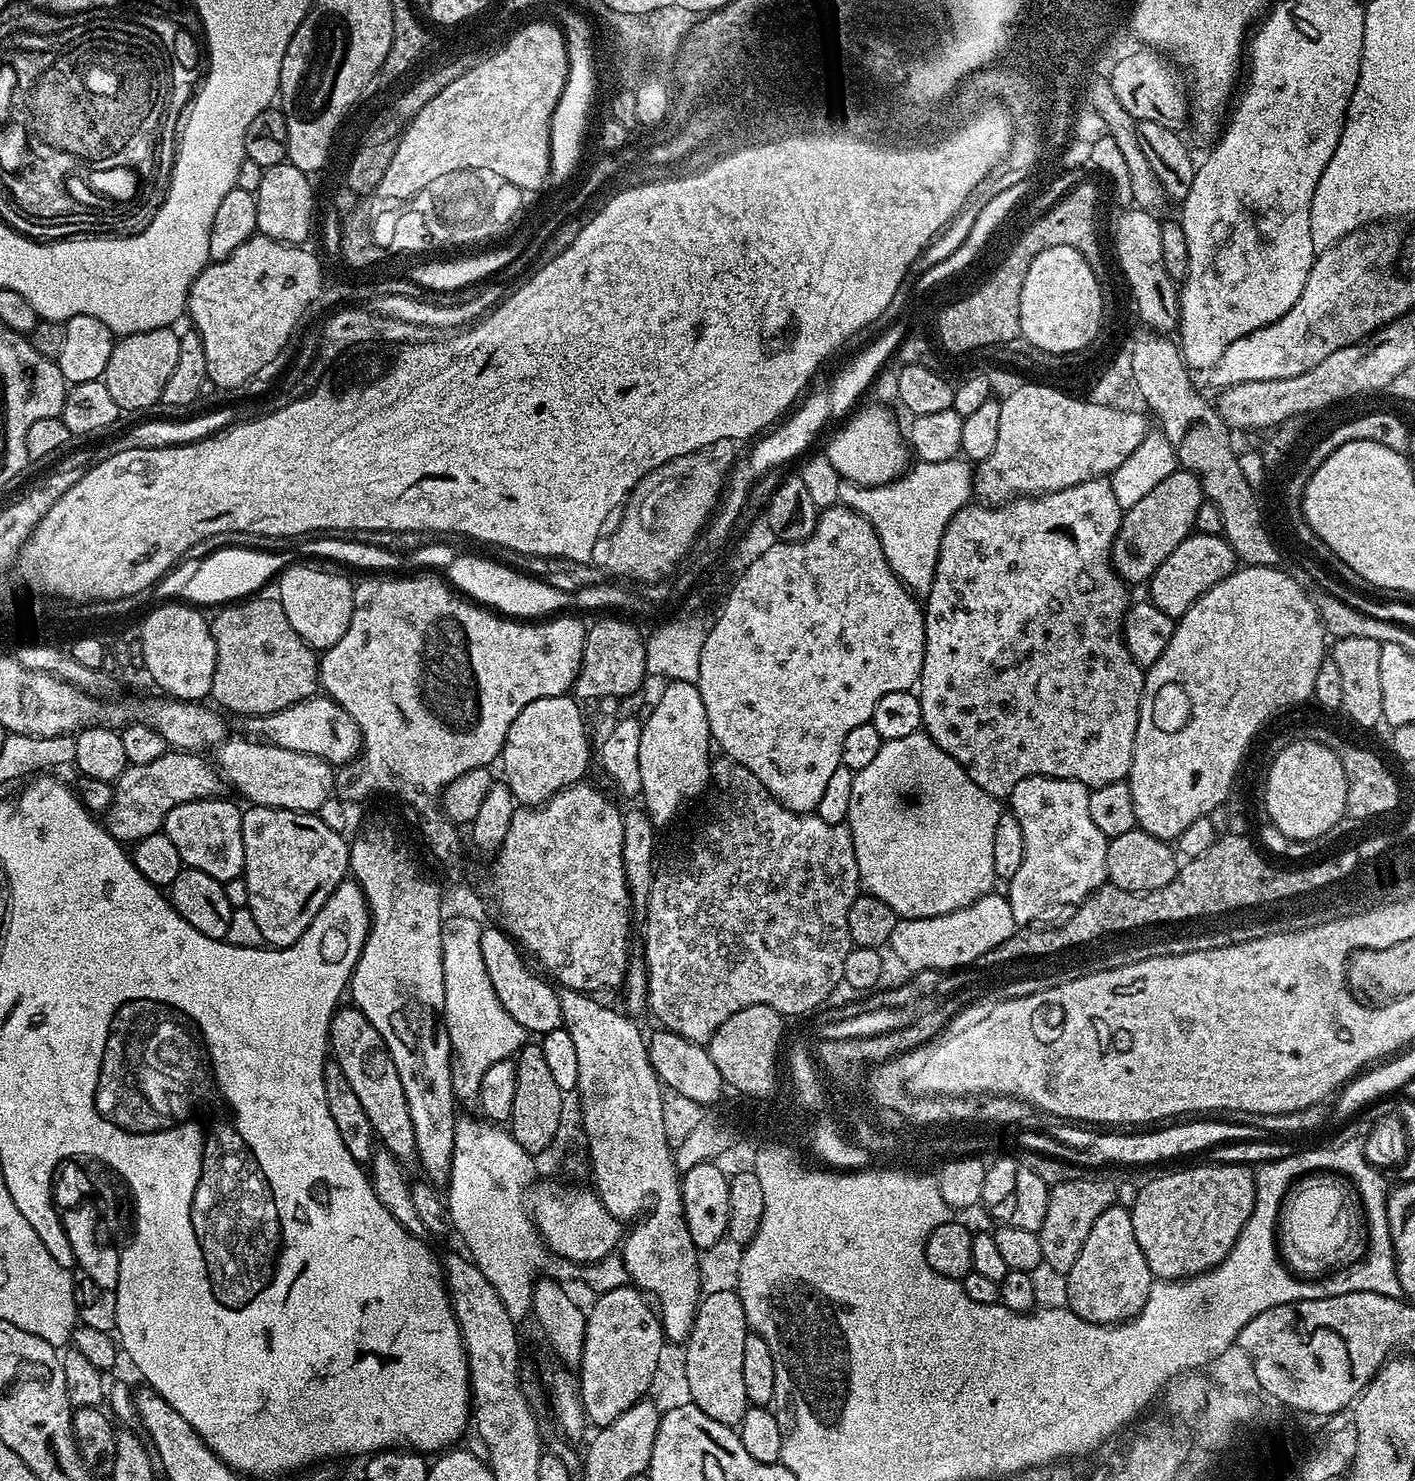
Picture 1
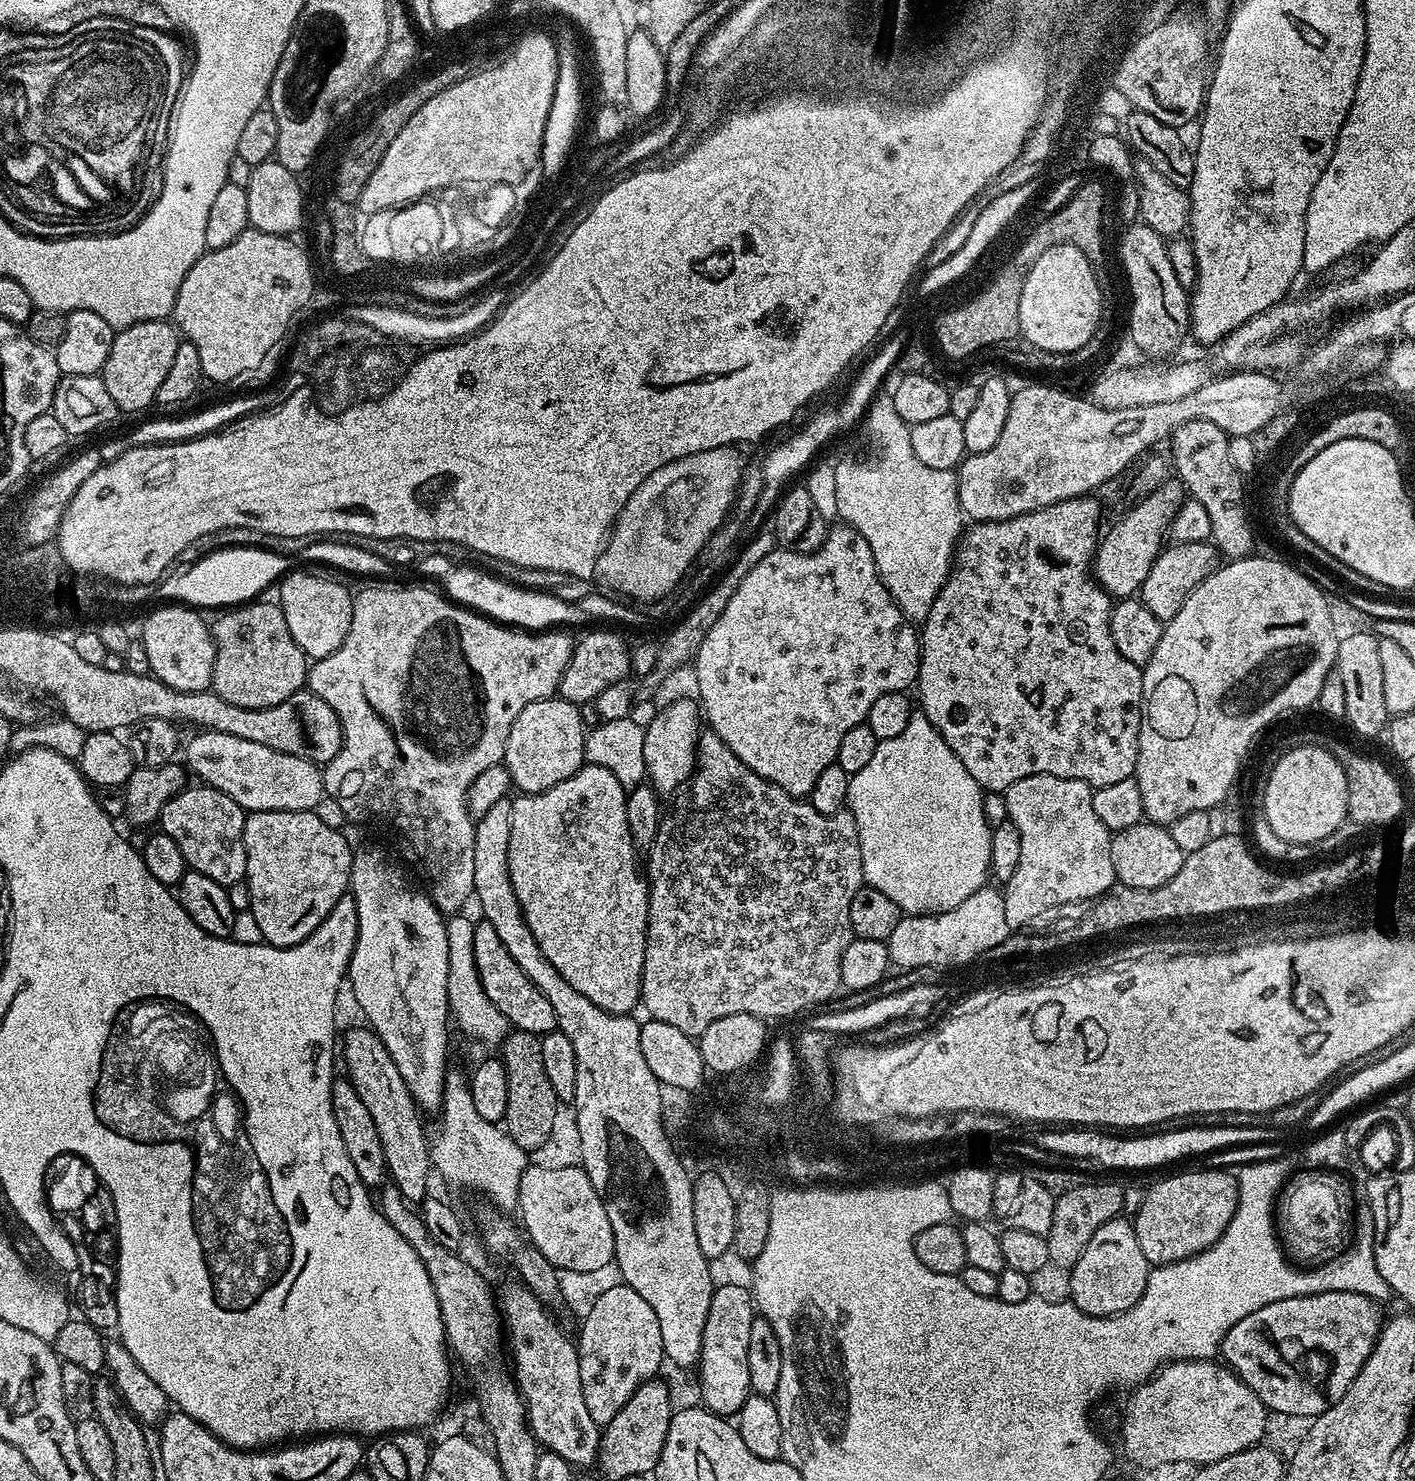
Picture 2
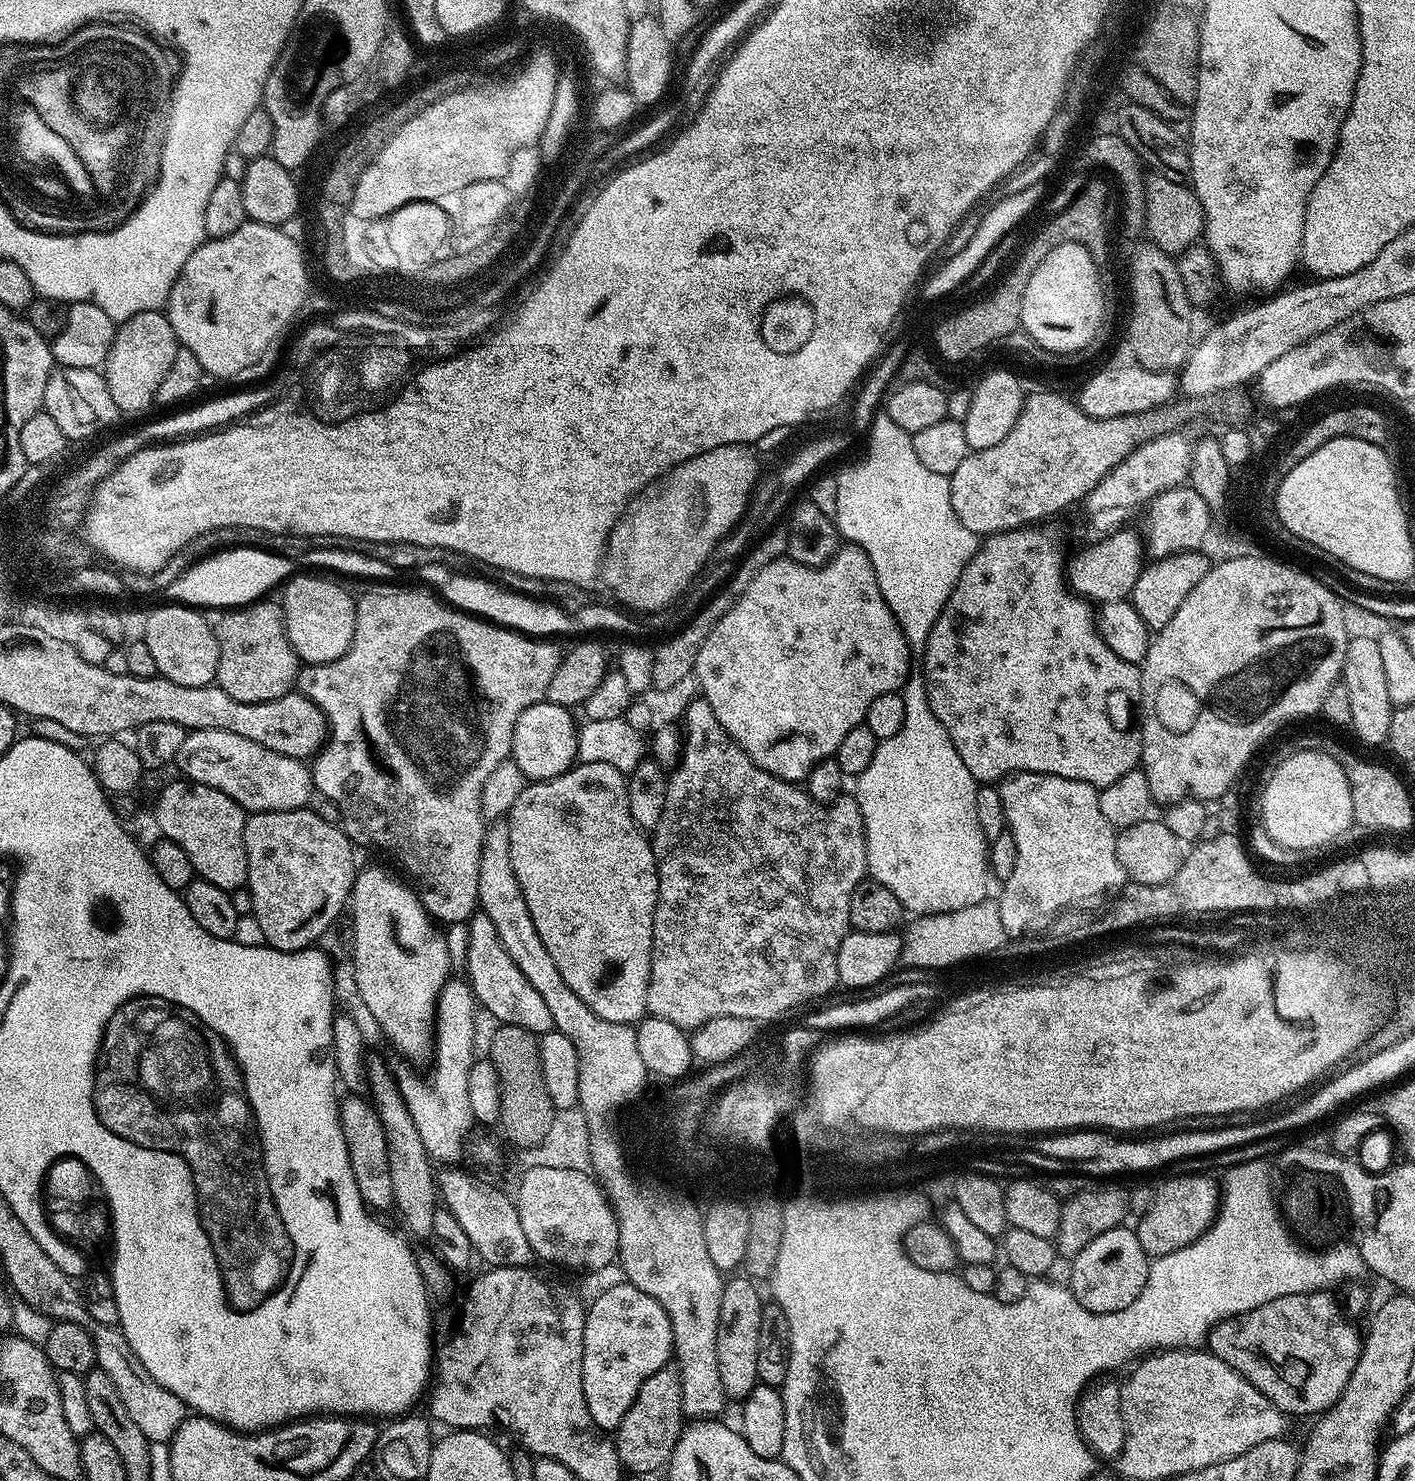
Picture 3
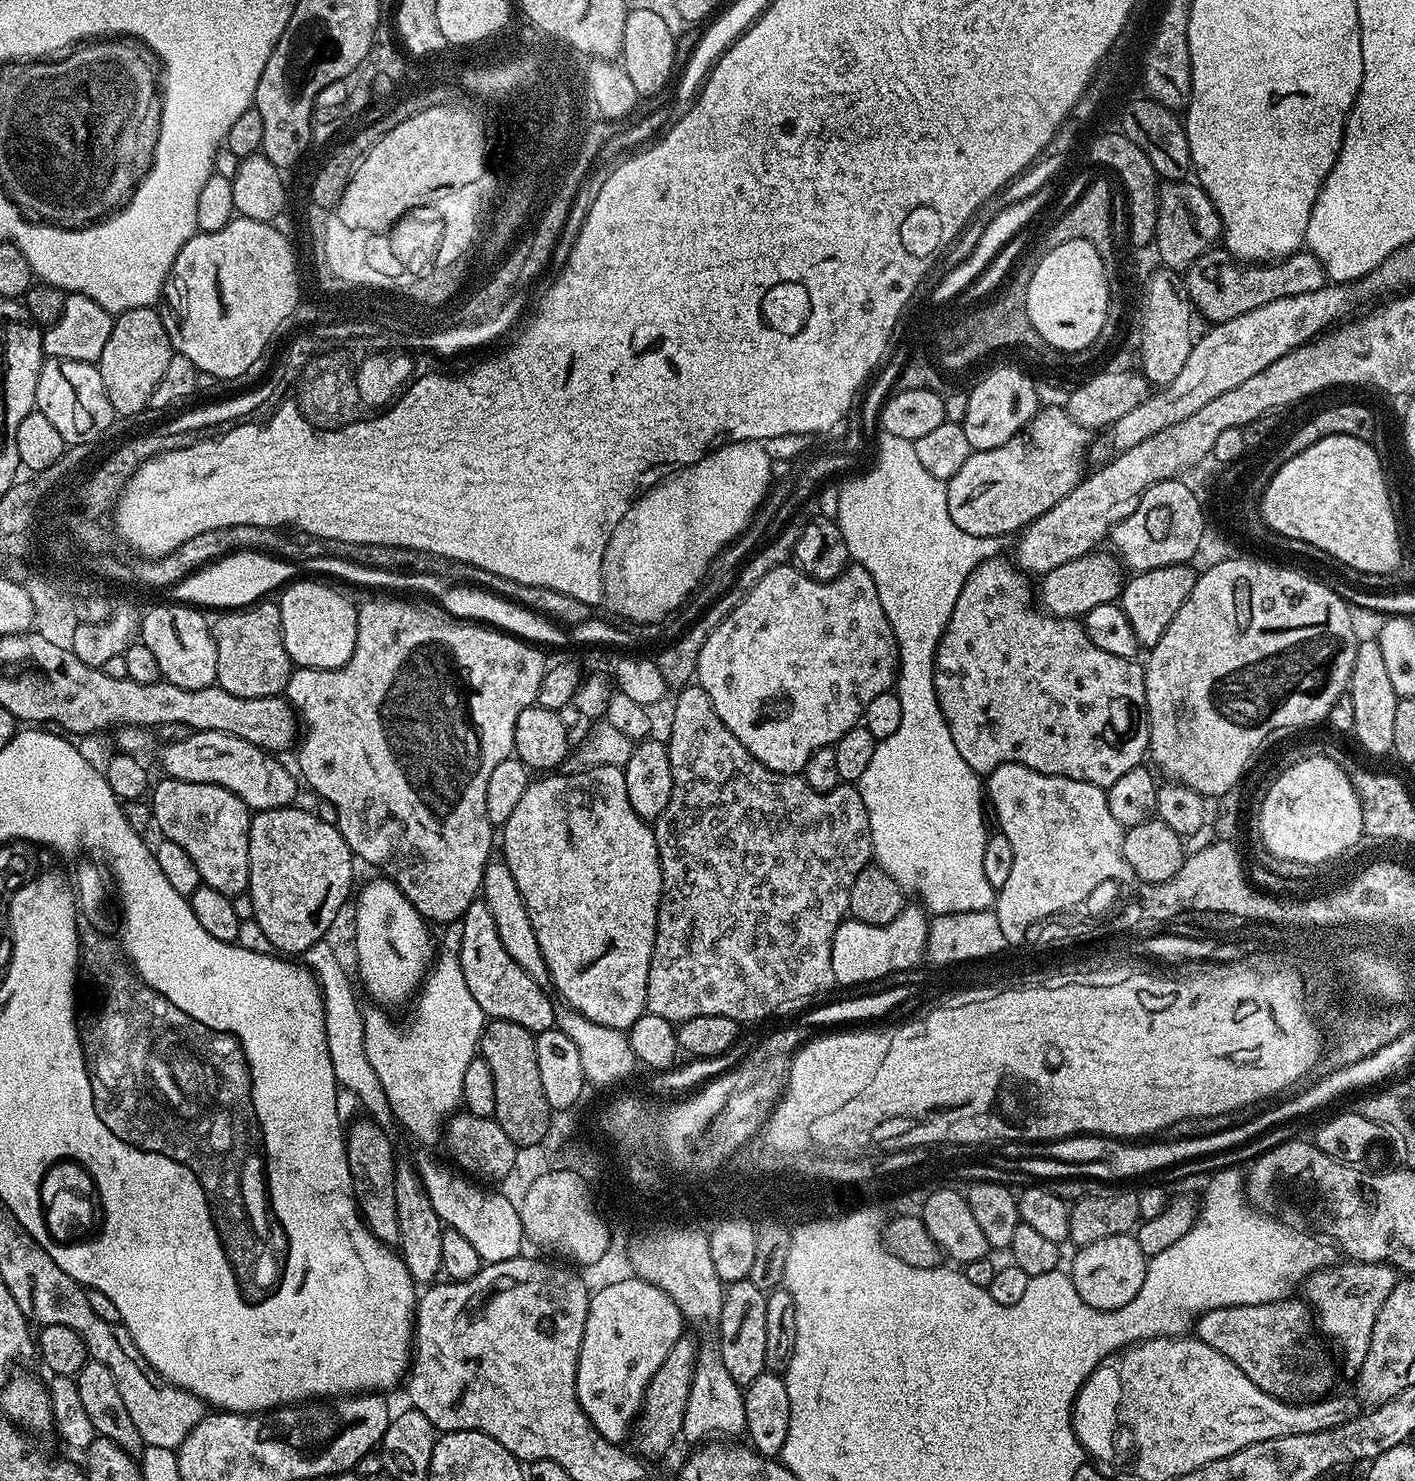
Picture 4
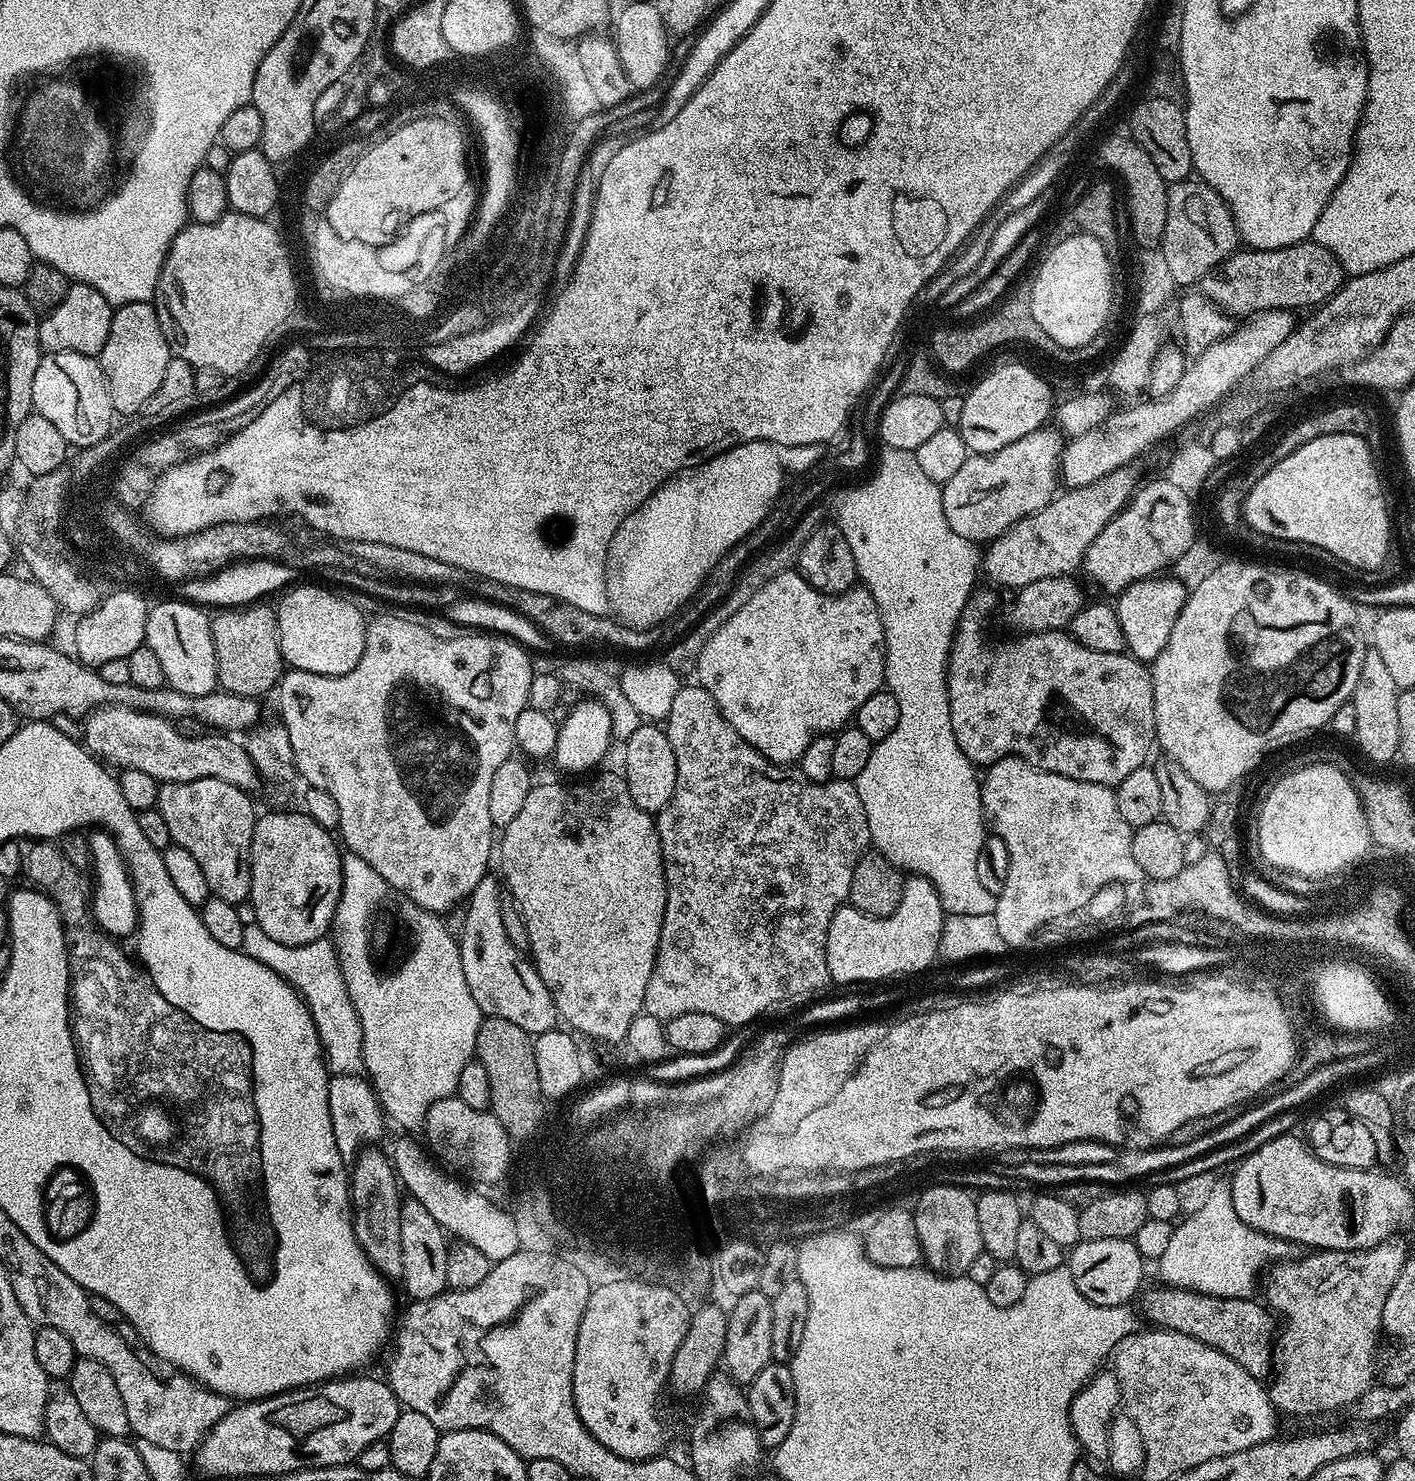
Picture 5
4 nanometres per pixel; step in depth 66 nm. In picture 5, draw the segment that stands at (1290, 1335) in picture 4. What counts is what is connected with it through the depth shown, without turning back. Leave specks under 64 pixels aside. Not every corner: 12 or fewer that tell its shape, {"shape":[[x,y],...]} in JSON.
{"shape":[[1159,1287],[1149,1325],[1198,1338],[1264,1378],[1274,1316],[1252,1298]]}

